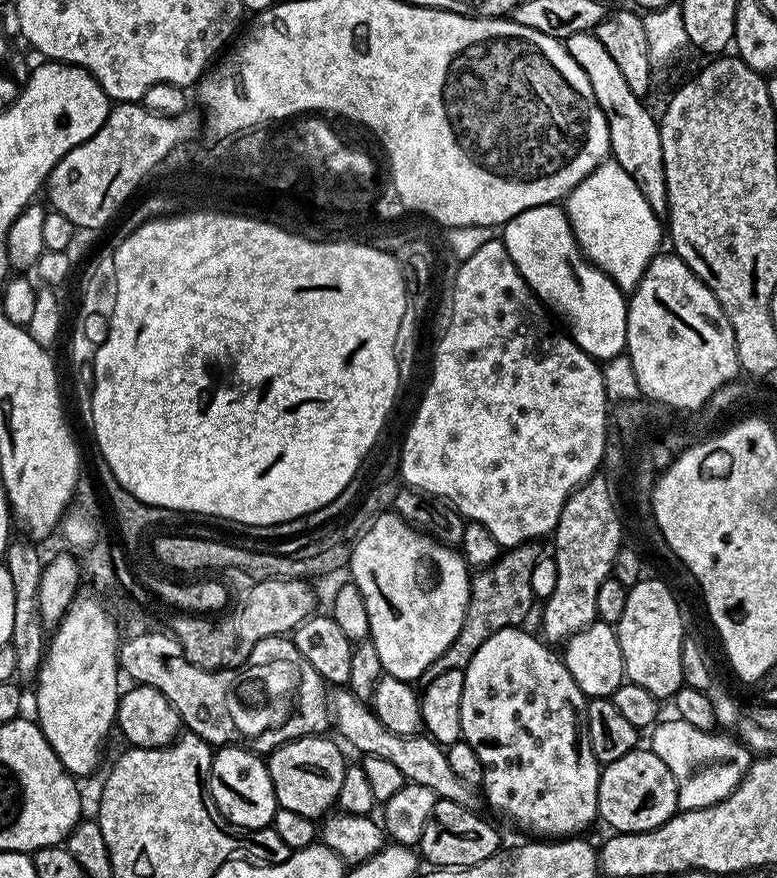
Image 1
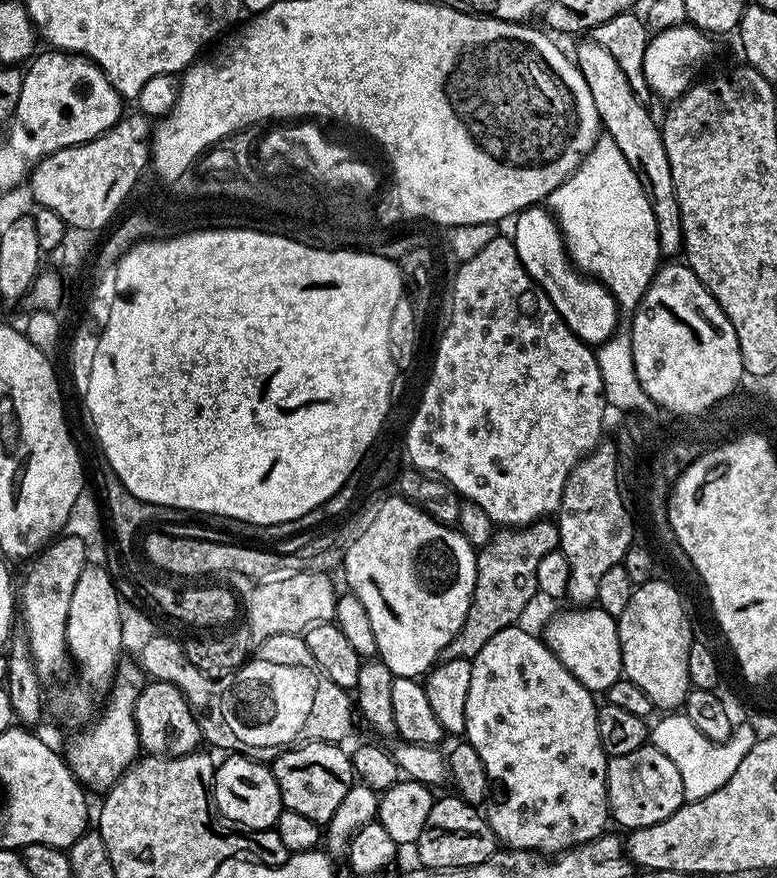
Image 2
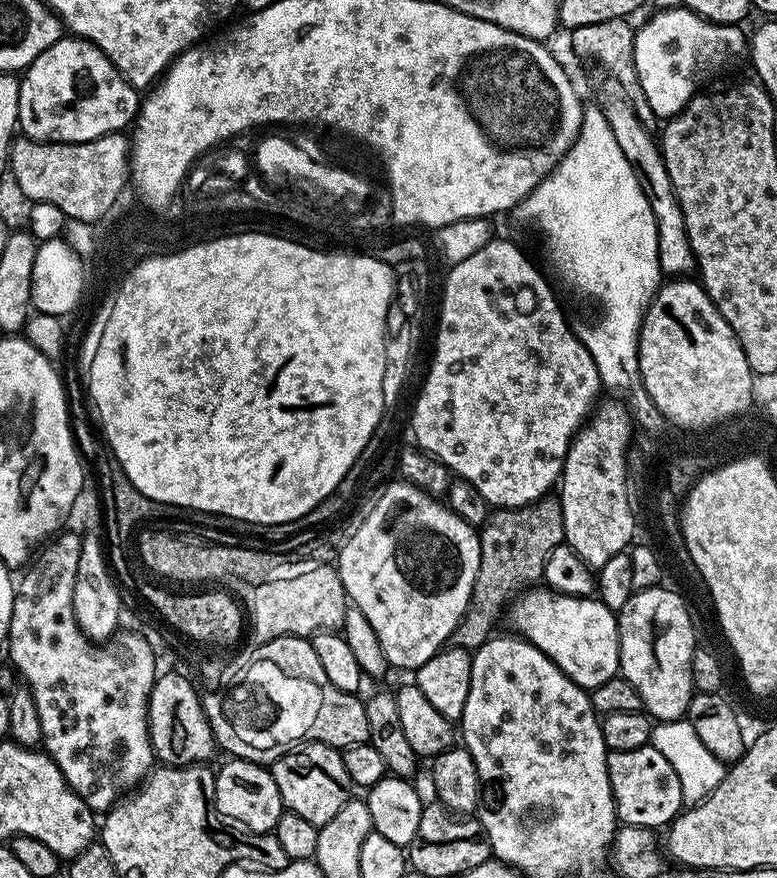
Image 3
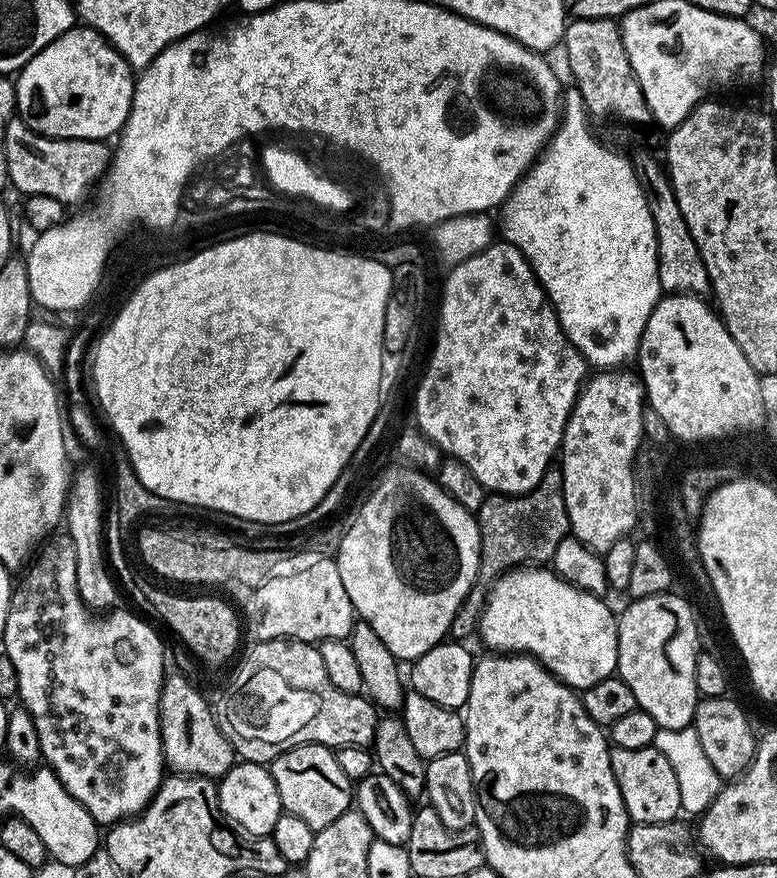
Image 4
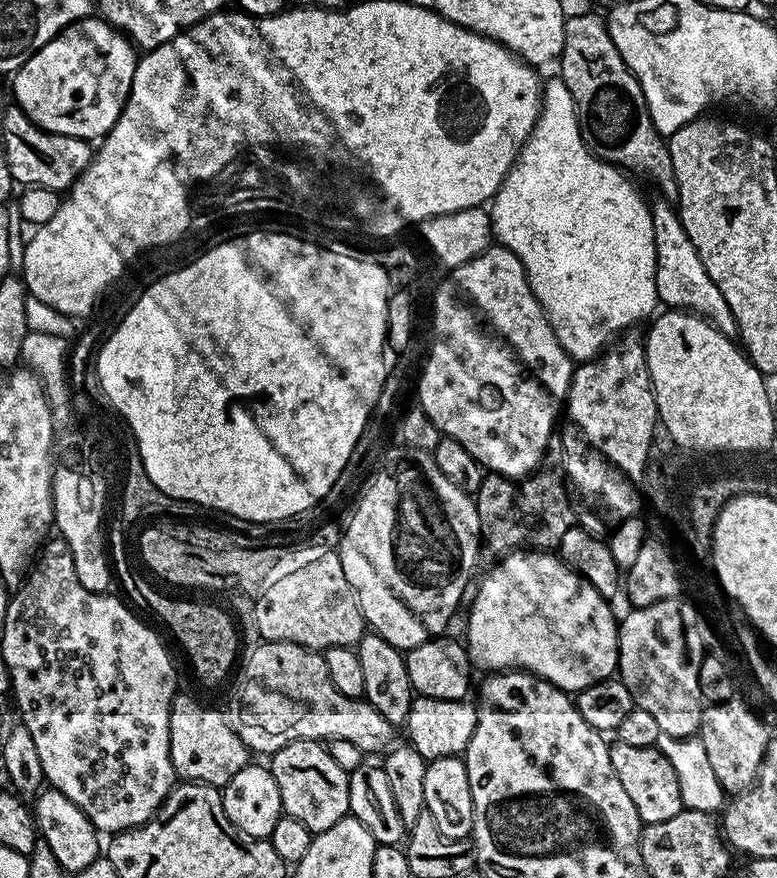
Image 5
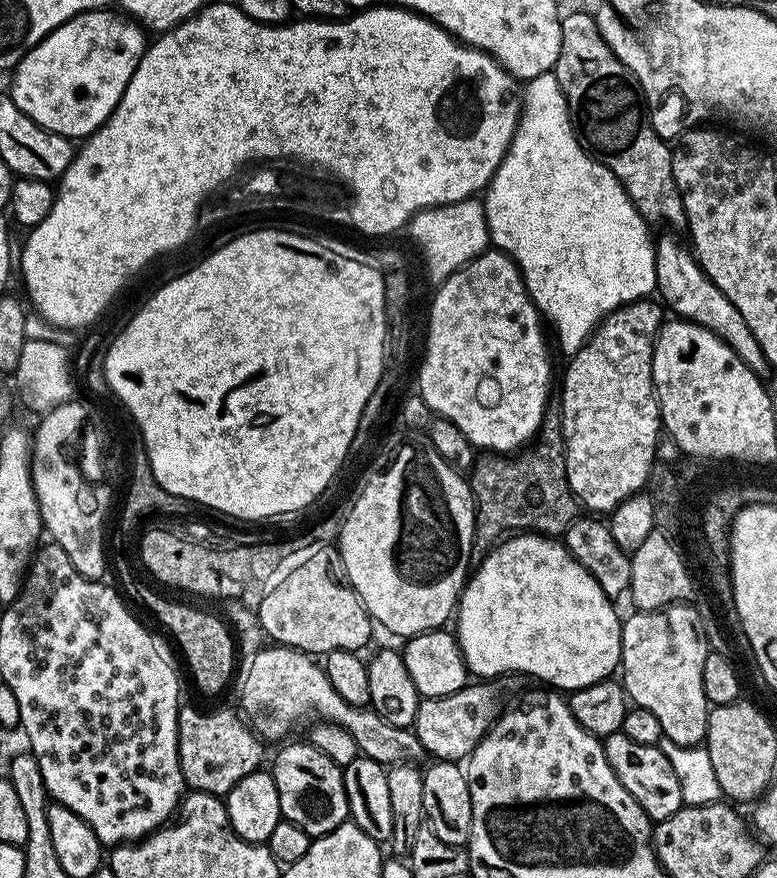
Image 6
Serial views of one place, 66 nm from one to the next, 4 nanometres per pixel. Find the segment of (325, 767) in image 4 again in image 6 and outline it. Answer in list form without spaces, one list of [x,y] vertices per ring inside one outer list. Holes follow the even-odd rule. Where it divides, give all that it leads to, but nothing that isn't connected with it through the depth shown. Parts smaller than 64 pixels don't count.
[[[310,742],[287,744],[283,745],[285,748],[276,756],[275,771],[277,773],[285,771],[284,777],[281,775],[276,782],[281,805],[288,807],[289,804],[290,807],[296,808],[295,822],[298,826],[302,826],[302,830],[306,830],[308,836],[315,838],[333,832],[338,825],[349,819],[341,765],[334,764]],[[304,764],[316,764],[316,772]]]

